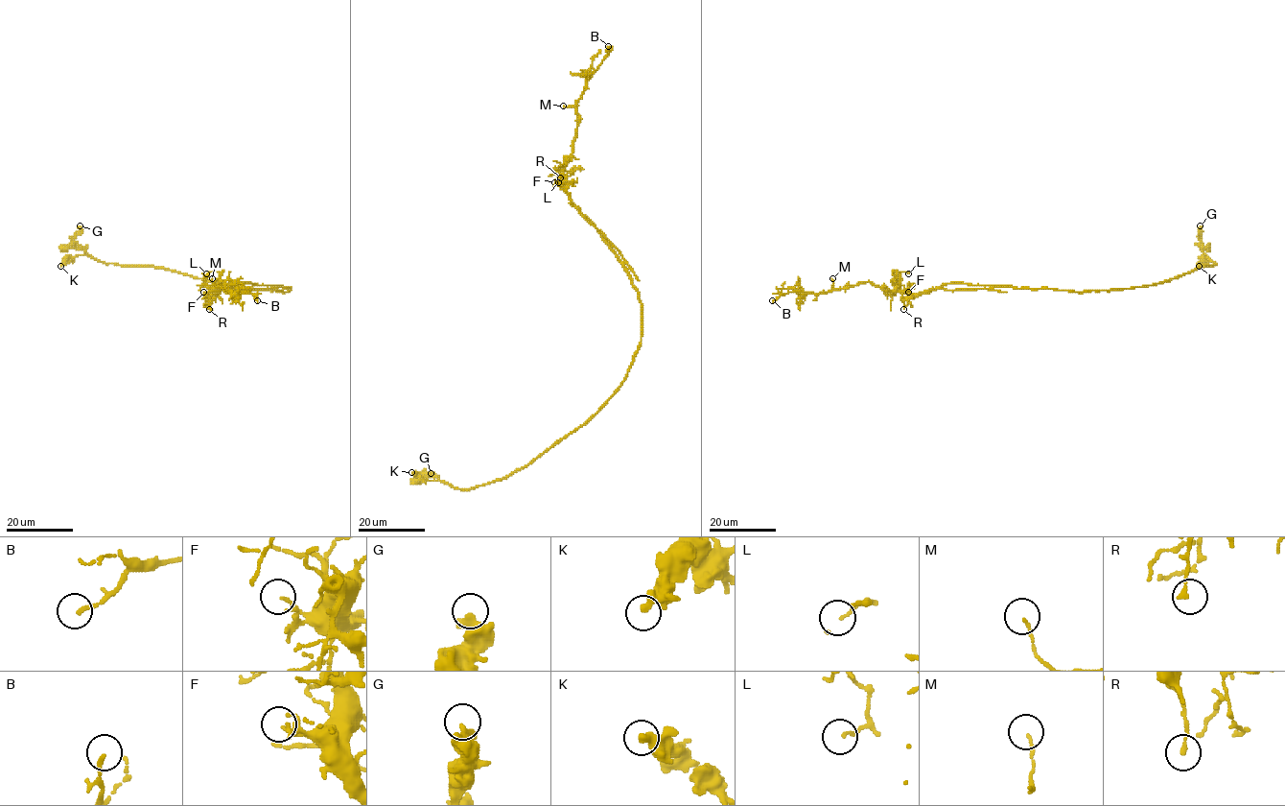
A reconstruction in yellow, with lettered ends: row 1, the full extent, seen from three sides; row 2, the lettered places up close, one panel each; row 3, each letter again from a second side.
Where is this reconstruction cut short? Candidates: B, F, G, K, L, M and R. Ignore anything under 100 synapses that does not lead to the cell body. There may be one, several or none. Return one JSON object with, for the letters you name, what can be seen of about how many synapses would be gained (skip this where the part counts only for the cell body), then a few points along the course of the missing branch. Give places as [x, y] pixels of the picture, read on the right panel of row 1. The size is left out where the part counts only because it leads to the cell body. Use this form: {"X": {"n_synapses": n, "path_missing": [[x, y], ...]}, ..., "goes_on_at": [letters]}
{"goes_on_at": []}

